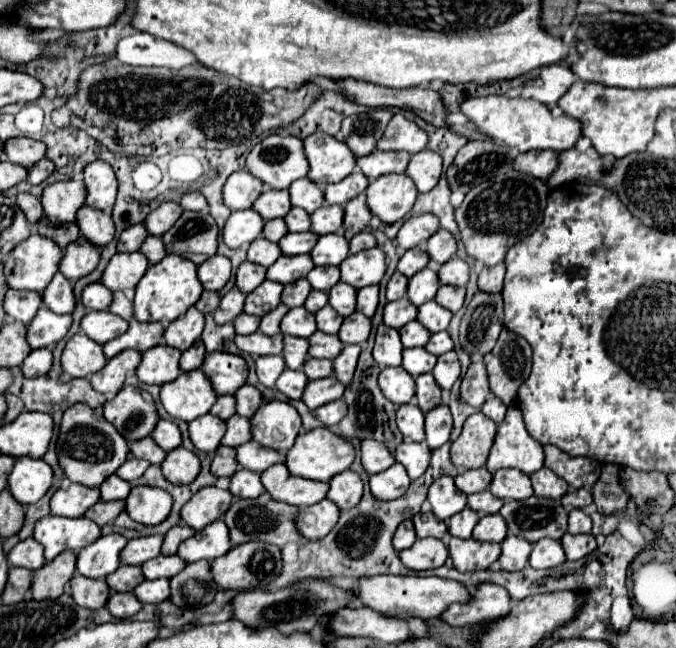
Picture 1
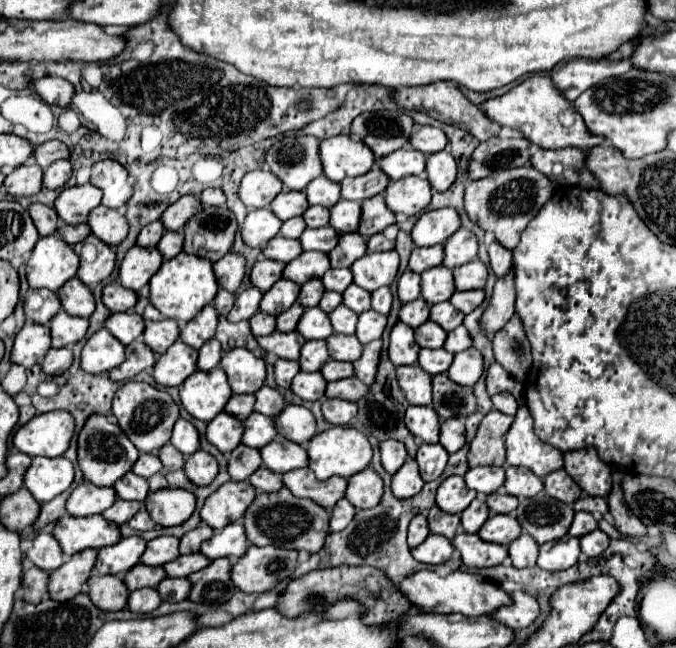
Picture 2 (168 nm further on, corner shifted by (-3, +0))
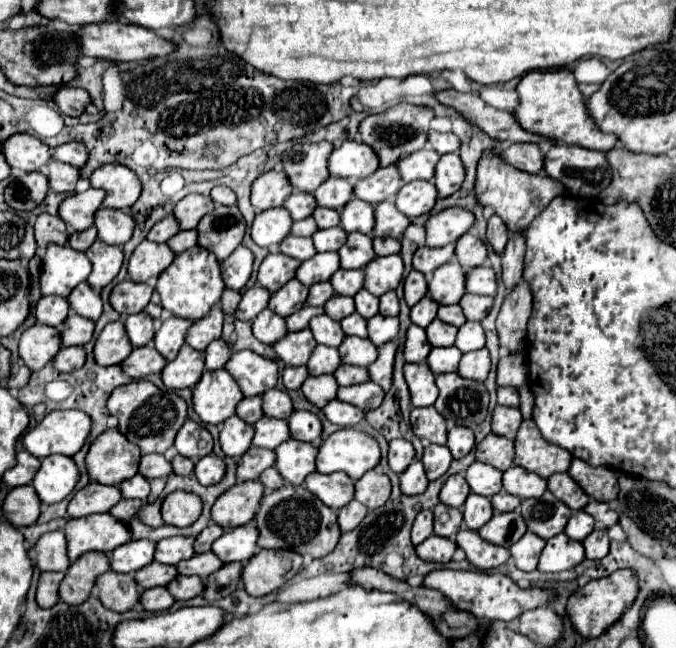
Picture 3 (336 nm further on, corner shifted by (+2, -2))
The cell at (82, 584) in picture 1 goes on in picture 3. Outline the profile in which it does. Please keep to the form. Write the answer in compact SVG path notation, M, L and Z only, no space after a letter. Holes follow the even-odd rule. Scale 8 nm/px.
M108 570L98 576L96 586L100 588L100 600L106 608L114 612L128 612L140 600L140 588L134 574L118 574Z

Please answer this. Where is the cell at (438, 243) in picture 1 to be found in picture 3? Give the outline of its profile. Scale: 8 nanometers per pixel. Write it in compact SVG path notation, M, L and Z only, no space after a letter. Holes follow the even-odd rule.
M466 232L458 242L456 242L456 258L462 264L462 268L470 270L476 266L482 266L488 258L488 248L486 242L482 242L478 236L472 232Z

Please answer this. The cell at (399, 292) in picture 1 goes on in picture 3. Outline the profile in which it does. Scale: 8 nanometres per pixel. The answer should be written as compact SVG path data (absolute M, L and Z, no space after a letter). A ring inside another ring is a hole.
M412 270L408 274L408 278L404 280L404 298L408 302L408 306L414 306L418 304L428 292L428 282L426 282L426 276L422 272L416 272Z

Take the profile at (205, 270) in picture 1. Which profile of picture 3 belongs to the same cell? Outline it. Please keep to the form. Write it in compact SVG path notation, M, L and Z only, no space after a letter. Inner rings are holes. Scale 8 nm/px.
M240 246L236 248L222 264L222 278L226 282L226 288L230 290L240 290L252 276L252 266L254 266L254 254L246 248Z

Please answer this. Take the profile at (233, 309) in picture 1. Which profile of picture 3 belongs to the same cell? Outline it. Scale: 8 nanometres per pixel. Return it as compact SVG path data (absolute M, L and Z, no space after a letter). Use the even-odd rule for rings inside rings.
M254 284L252 288L246 290L246 294L242 296L242 302L238 306L238 310L234 312L236 318L240 320L254 320L270 302L270 292L266 288L262 288L260 284Z

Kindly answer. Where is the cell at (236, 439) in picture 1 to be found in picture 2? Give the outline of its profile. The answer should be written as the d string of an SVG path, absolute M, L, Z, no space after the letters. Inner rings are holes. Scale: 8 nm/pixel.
M253 412L245 422L245 430L243 430L243 438L241 442L251 446L251 448L261 448L265 444L269 444L271 440L275 440L275 428L273 428L273 418L267 418L263 414Z

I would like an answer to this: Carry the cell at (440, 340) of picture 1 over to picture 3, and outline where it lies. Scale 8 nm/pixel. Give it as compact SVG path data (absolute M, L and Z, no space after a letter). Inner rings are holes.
M466 322L464 326L460 326L456 346L462 348L462 352L480 350L484 348L484 344L486 344L486 334L480 322Z

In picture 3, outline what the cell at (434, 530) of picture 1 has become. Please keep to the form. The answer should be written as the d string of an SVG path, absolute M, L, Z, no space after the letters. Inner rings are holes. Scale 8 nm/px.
M438 504L434 508L434 534L444 538L454 538L462 526L462 510Z

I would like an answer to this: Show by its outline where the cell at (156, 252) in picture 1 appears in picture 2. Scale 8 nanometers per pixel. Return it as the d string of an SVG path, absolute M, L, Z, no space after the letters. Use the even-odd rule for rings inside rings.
M165 232L157 244L157 250L165 260L175 258L183 248L183 234L181 232Z

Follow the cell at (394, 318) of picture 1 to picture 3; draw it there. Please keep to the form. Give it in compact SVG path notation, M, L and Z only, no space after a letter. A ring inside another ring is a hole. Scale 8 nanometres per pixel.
M430 296L422 298L410 312L410 318L414 324L426 328L434 318L436 318L436 312L438 312L438 304L434 304L434 300L430 300Z

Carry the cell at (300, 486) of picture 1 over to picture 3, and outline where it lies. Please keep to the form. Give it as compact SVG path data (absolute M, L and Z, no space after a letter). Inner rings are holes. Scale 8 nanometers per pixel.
M314 472L306 478L304 486L334 510L340 510L350 500L354 500L354 480L344 472L332 474Z

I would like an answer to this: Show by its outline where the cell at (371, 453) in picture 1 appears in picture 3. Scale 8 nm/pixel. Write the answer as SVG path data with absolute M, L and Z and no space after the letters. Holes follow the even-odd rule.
M392 440L388 450L388 464L396 474L402 474L414 460L414 446L408 440Z

